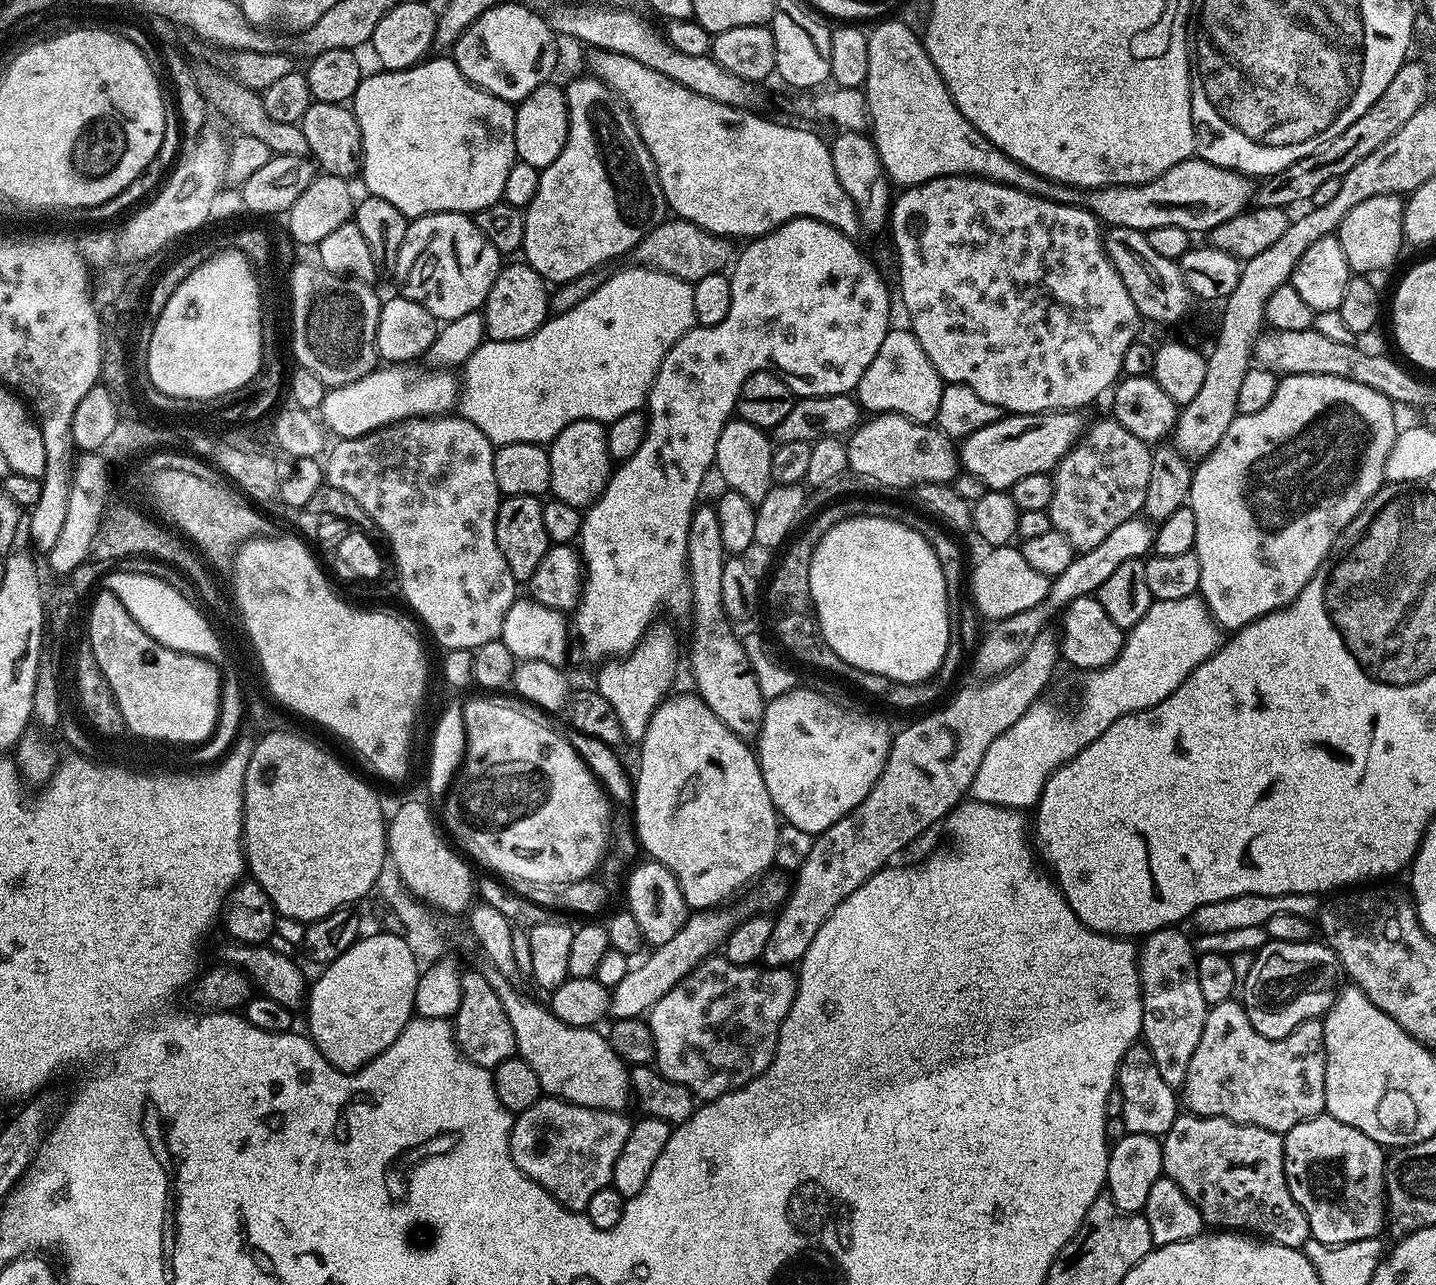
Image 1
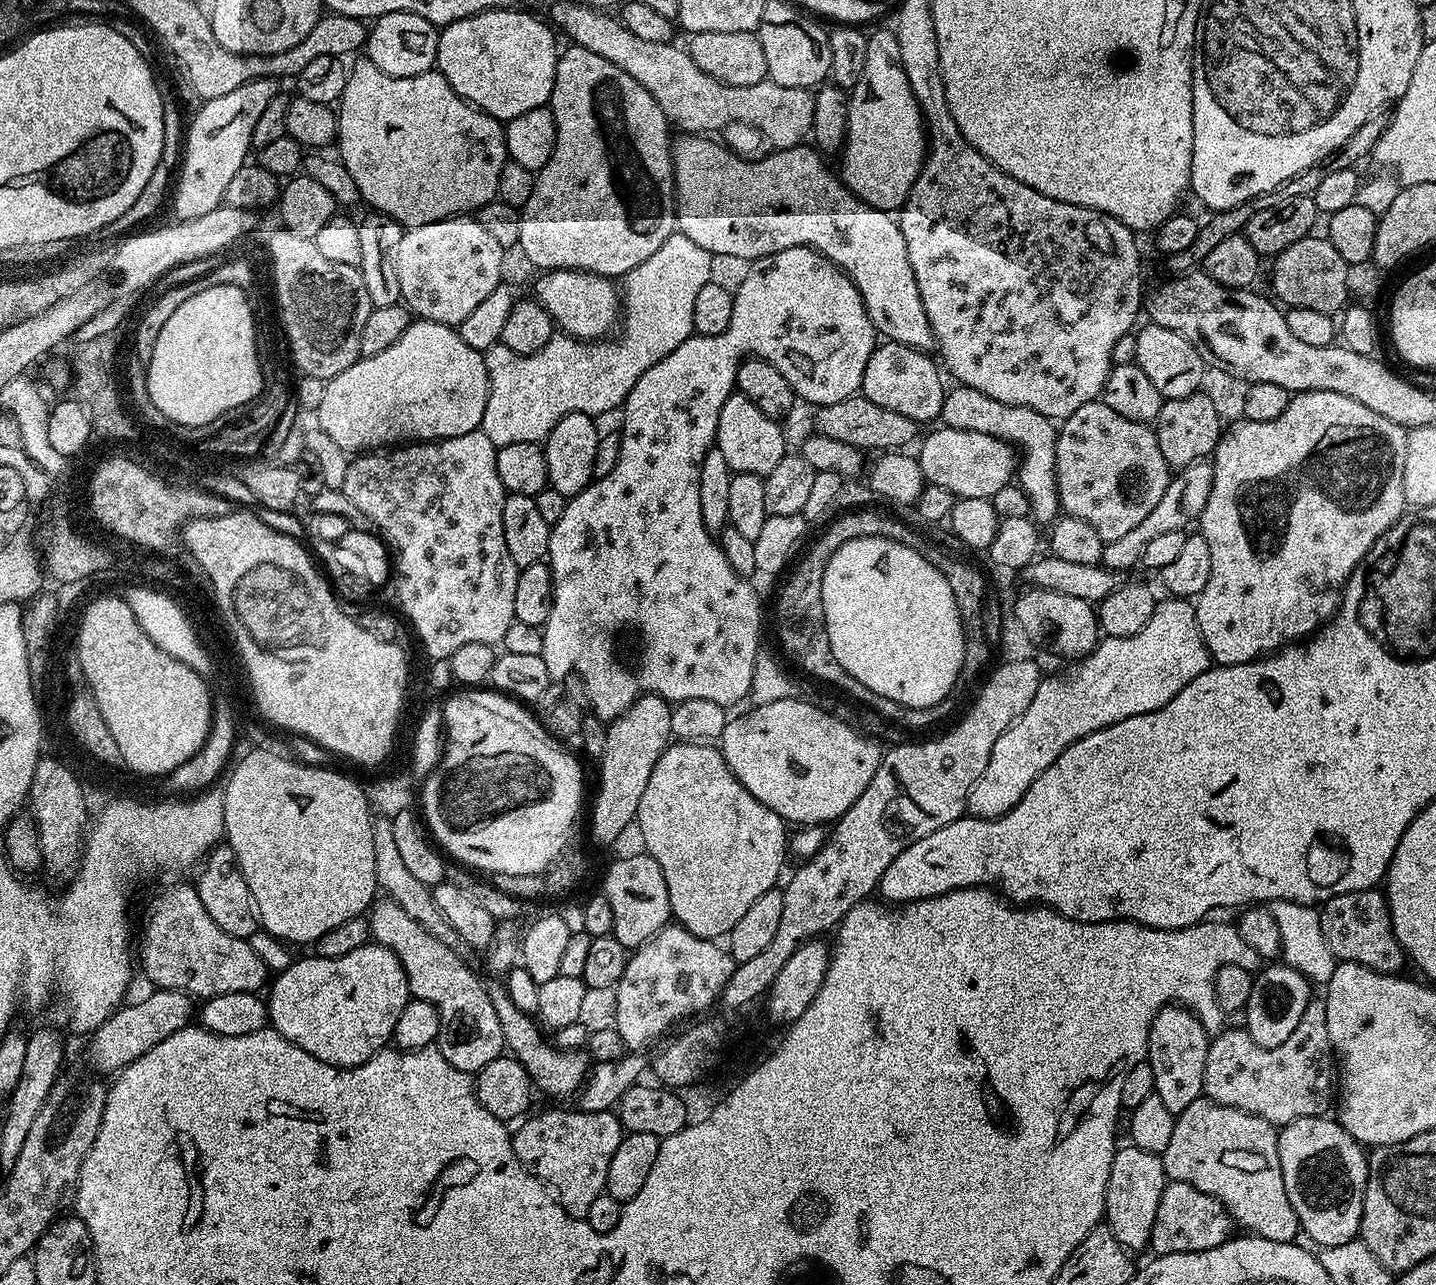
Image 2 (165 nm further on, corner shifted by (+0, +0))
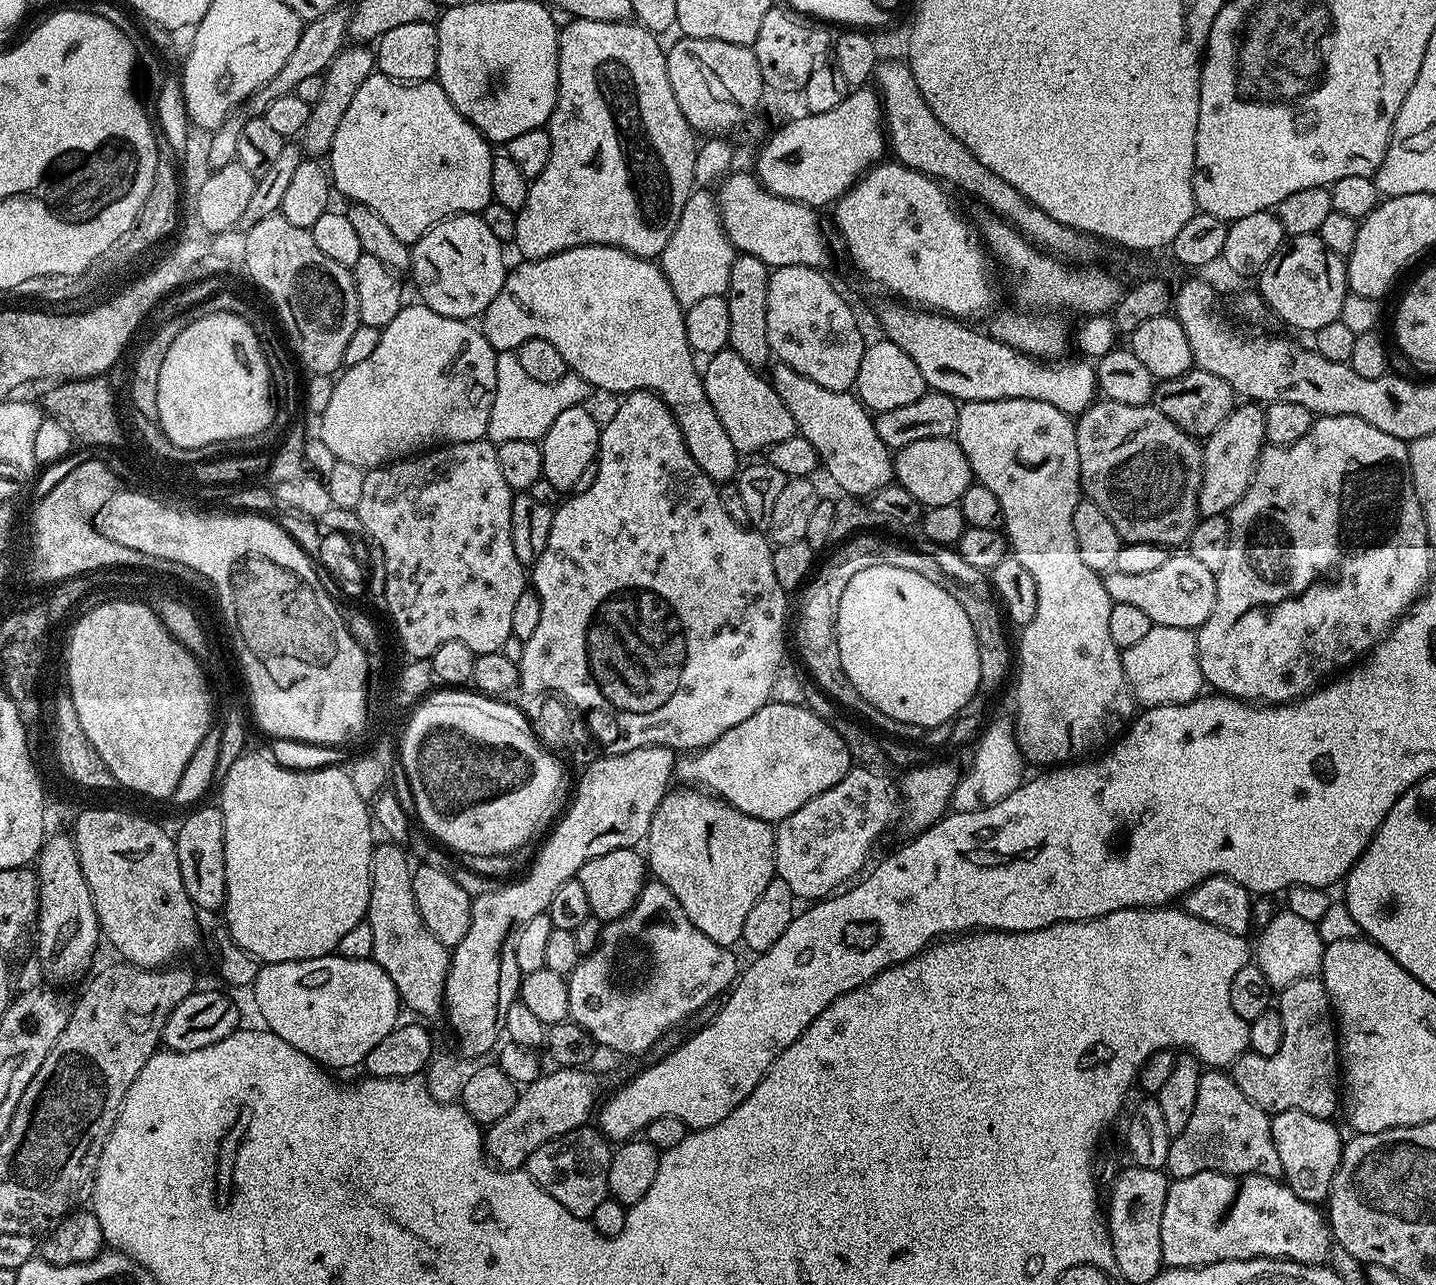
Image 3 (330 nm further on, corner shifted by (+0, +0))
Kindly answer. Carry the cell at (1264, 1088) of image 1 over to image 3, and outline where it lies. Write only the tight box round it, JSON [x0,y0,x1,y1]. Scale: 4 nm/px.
[1231,976,1338,1120]

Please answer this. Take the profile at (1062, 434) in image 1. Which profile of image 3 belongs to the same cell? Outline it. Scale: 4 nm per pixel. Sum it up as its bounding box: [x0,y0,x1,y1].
[894,438,974,509]

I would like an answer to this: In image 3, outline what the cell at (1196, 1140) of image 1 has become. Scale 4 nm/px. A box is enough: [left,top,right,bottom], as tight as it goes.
[1166,1070,1282,1180]

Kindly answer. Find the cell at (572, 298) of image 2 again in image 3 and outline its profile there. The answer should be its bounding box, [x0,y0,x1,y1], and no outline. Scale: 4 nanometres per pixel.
[482,244,742,486]

